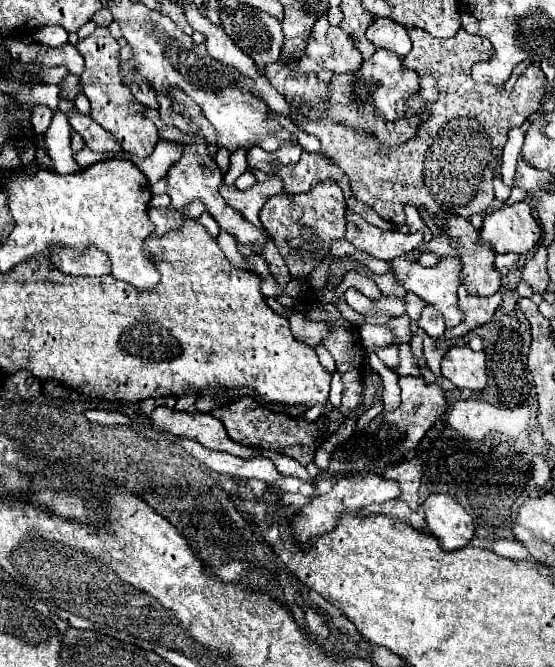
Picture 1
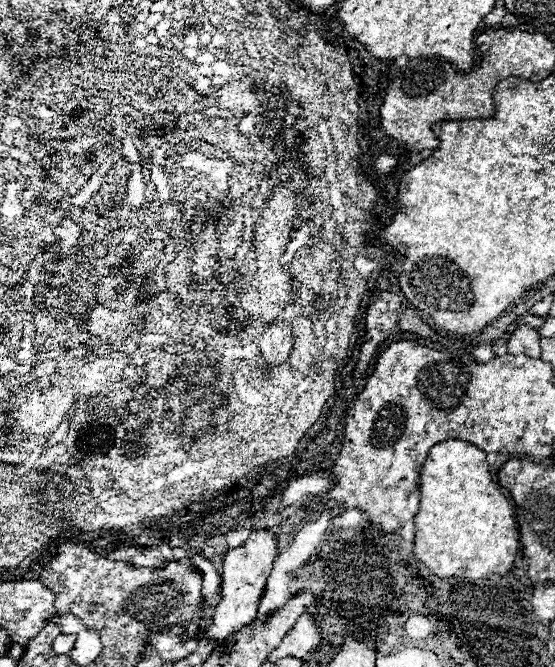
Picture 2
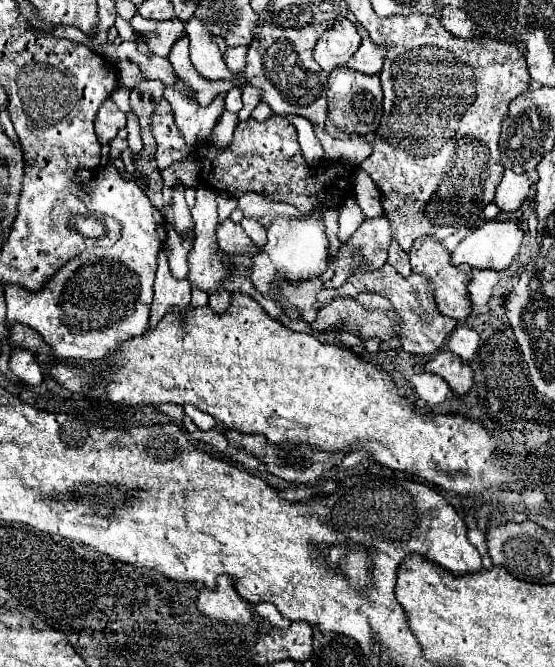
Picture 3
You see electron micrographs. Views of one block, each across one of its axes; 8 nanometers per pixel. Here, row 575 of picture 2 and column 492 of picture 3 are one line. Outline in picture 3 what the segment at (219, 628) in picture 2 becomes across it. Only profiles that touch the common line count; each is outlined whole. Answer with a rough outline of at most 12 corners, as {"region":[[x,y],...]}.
{"region":[[484,222],[452,252],[452,264],[506,270],[522,230]]}

